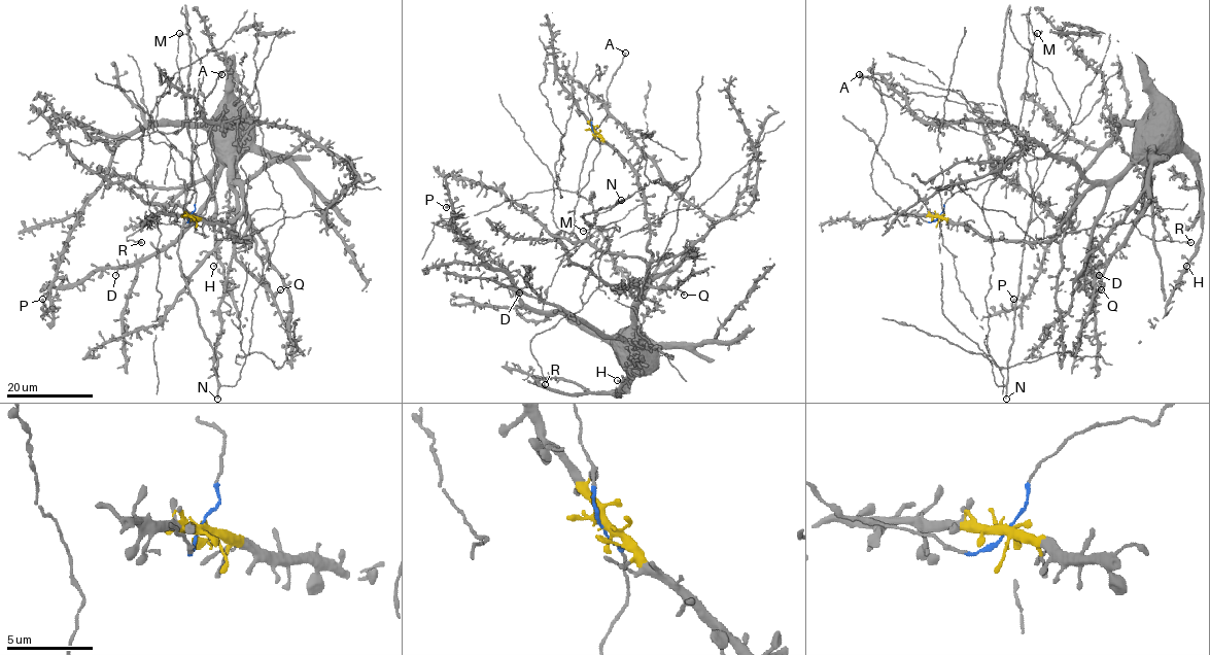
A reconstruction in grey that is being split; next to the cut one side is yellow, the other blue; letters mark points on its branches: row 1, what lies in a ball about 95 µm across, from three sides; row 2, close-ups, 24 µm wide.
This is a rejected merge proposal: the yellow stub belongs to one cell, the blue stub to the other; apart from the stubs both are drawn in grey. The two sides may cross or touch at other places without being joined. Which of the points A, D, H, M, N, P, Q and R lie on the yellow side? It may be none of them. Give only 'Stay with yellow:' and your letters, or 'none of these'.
Stay with yellow: D, H, P, Q

